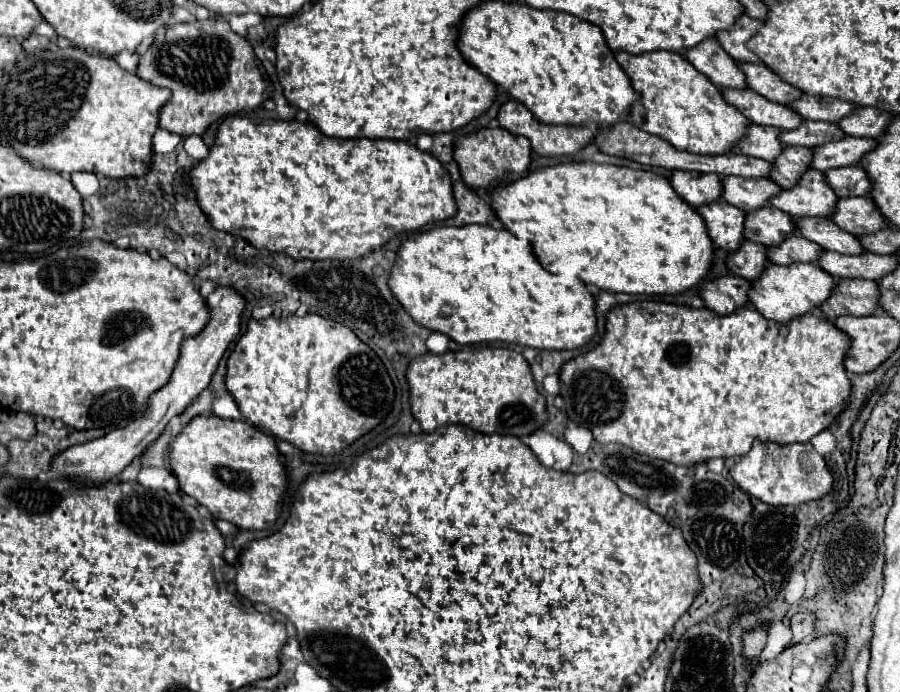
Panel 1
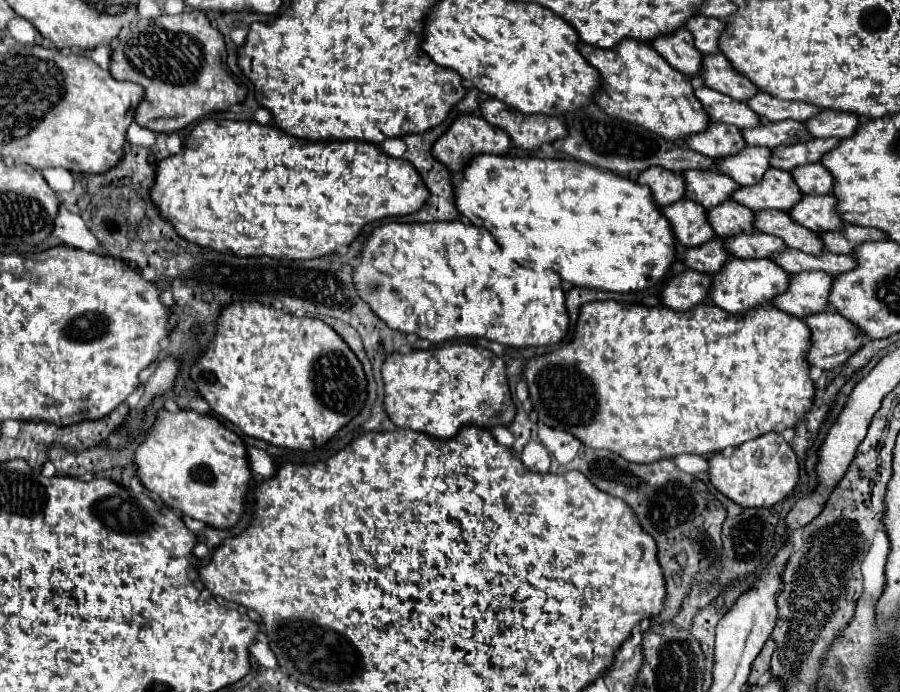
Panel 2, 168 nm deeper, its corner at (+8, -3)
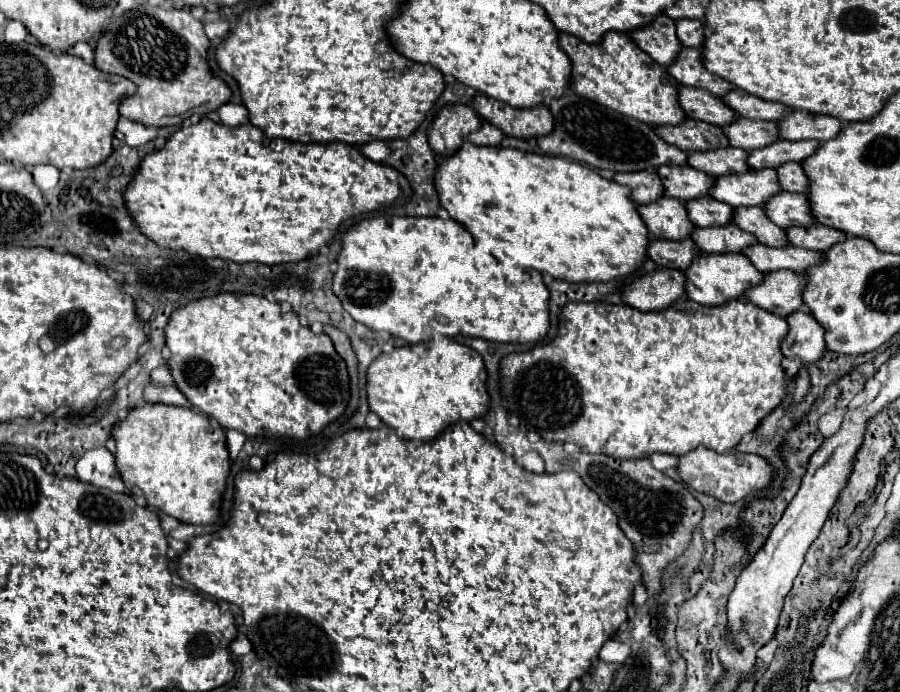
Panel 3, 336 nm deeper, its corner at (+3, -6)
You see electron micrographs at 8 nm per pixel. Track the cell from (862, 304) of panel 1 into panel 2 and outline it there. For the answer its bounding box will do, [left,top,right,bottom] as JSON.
[772,272,832,318]

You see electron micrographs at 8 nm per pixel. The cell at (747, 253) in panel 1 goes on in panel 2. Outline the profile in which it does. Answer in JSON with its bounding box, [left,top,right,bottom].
[676,238,730,274]

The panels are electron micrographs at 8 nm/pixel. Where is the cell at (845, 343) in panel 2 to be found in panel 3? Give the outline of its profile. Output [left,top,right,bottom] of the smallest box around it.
[781,311,825,365]

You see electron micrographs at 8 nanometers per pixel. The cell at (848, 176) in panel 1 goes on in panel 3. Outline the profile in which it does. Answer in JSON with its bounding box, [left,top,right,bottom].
[777,163,809,193]

